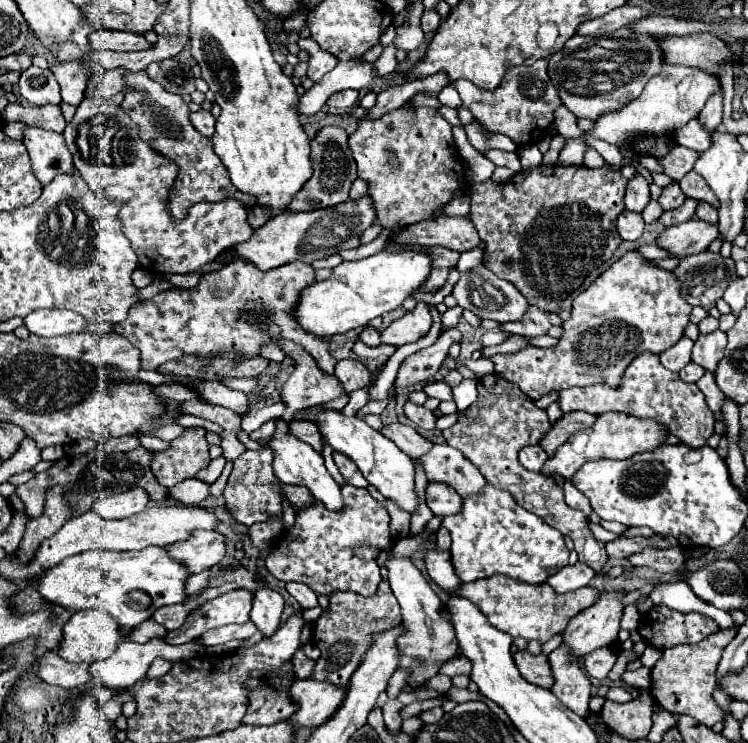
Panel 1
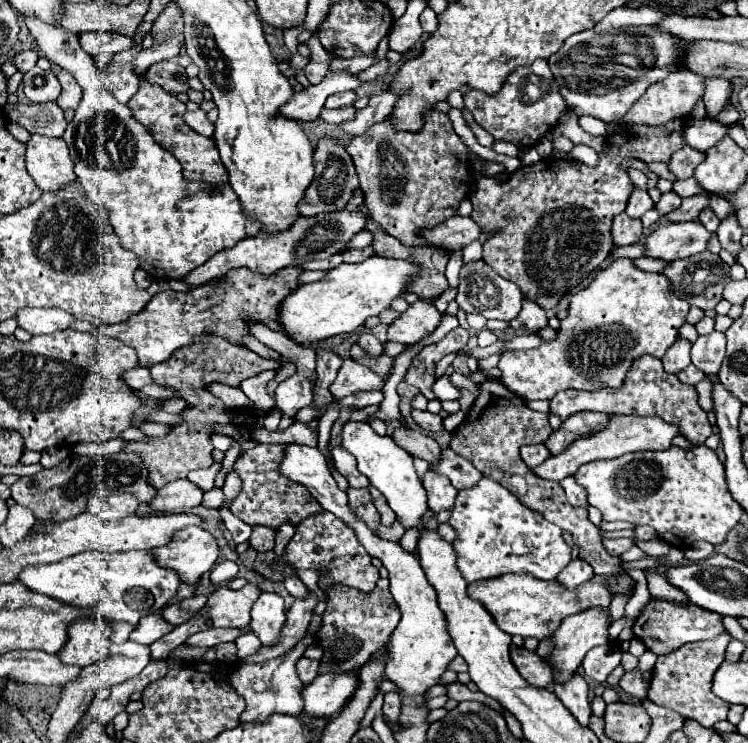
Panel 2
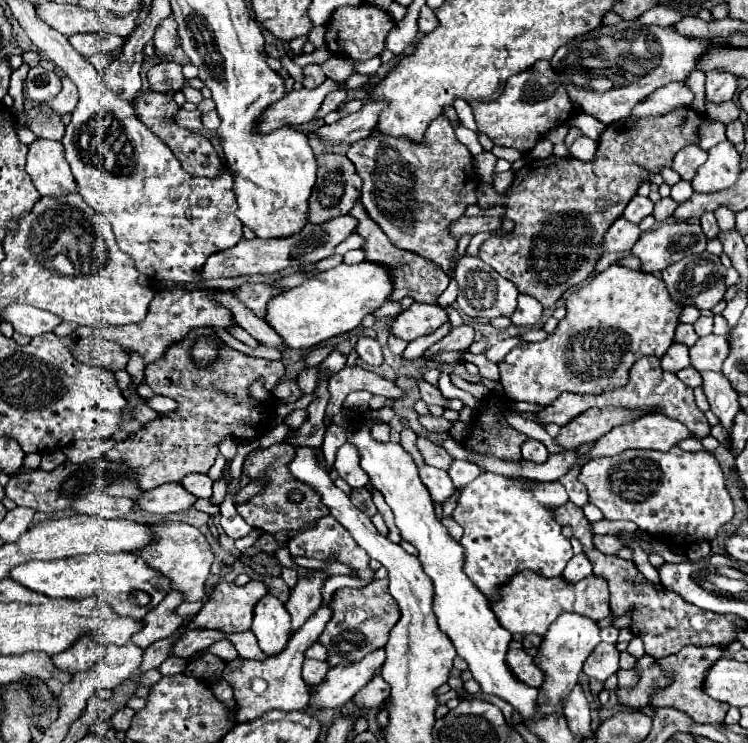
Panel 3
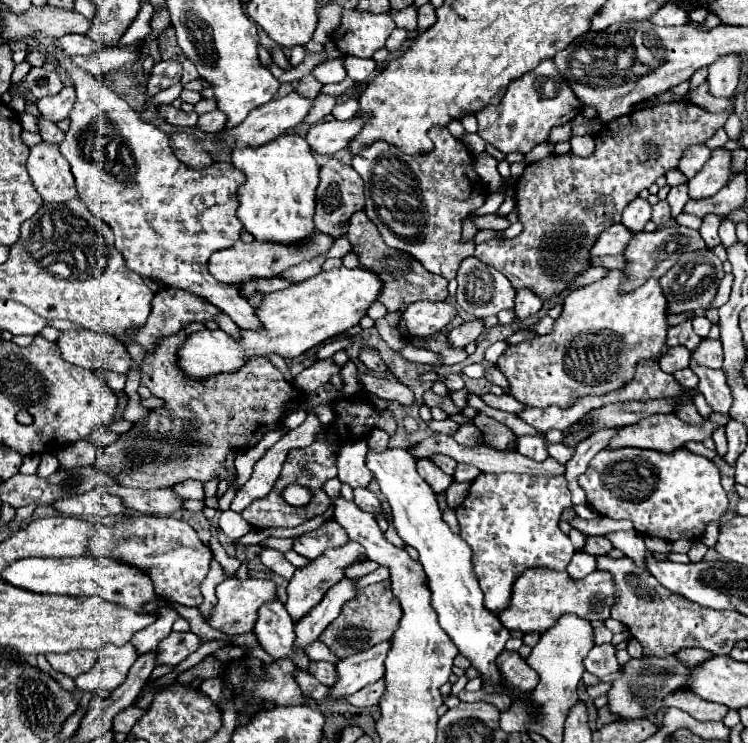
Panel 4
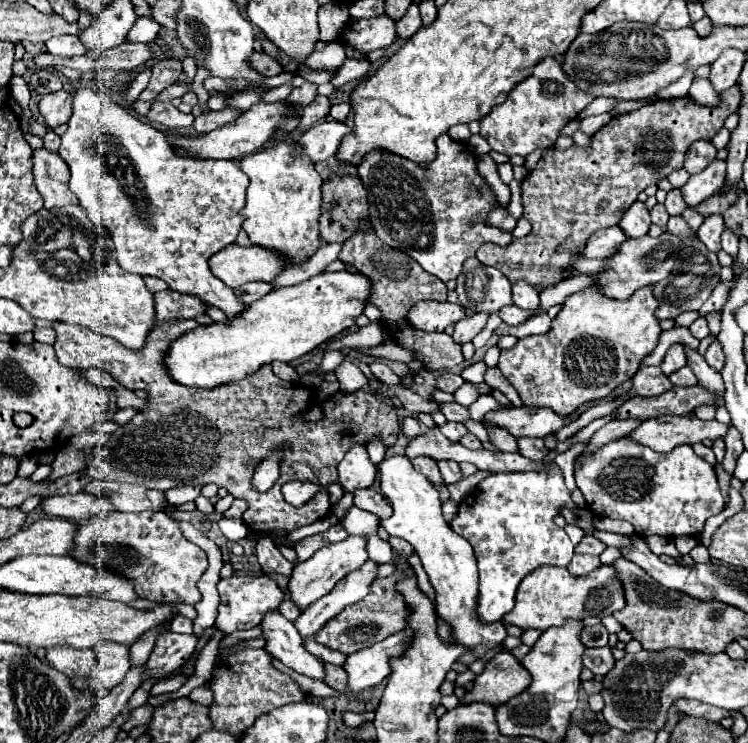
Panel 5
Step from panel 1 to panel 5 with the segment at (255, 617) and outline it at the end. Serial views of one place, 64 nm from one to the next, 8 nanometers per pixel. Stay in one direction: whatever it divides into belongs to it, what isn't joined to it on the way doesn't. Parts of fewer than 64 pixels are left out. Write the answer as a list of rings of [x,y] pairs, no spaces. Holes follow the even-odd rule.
[[[272,610],[264,614],[264,620],[260,622],[262,636],[266,638],[266,652],[278,658],[288,668],[322,680],[324,678],[324,662],[314,658],[310,652],[306,652],[302,644],[302,636],[294,628],[294,624],[280,614],[280,610]]]

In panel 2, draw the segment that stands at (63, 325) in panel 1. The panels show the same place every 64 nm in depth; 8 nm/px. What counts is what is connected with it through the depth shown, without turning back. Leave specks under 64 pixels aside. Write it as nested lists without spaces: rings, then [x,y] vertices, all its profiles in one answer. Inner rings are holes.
[[[22,308],[16,314],[18,324],[30,334],[50,334],[58,330],[68,330],[76,318],[64,310],[56,308]]]

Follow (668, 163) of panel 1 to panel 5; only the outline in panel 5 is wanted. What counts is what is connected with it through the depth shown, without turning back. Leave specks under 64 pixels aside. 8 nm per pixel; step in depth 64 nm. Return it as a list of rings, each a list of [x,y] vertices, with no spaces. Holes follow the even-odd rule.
[[[696,142],[688,148],[686,152],[686,158],[684,158],[684,170],[688,174],[698,174],[702,172],[712,160],[716,158],[716,148],[710,144],[710,142]]]

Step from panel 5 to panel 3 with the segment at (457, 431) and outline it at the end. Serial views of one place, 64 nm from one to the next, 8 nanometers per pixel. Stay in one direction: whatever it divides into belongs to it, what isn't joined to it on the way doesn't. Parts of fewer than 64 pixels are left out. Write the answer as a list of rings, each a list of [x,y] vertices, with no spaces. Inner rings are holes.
[[[426,414],[426,416],[418,416],[420,424],[430,430],[430,432],[448,432],[450,430],[450,422],[446,418],[438,418],[438,416],[432,416],[432,414]]]

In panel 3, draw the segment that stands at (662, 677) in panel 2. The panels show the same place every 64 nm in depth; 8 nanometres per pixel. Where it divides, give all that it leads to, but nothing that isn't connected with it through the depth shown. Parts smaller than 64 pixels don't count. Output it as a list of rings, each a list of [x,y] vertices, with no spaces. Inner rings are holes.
[[[688,644],[678,654],[672,654],[668,658],[658,660],[660,670],[664,674],[672,674],[672,682],[666,688],[656,688],[650,696],[650,702],[654,706],[676,708],[676,710],[688,714],[698,724],[720,724],[720,722],[724,722],[724,716],[726,716],[730,706],[724,702],[712,700],[704,692],[704,676],[708,674],[708,668],[712,668],[712,664],[716,664],[716,660],[720,660],[722,656],[724,656],[724,648],[716,648],[716,644],[714,646]]]

